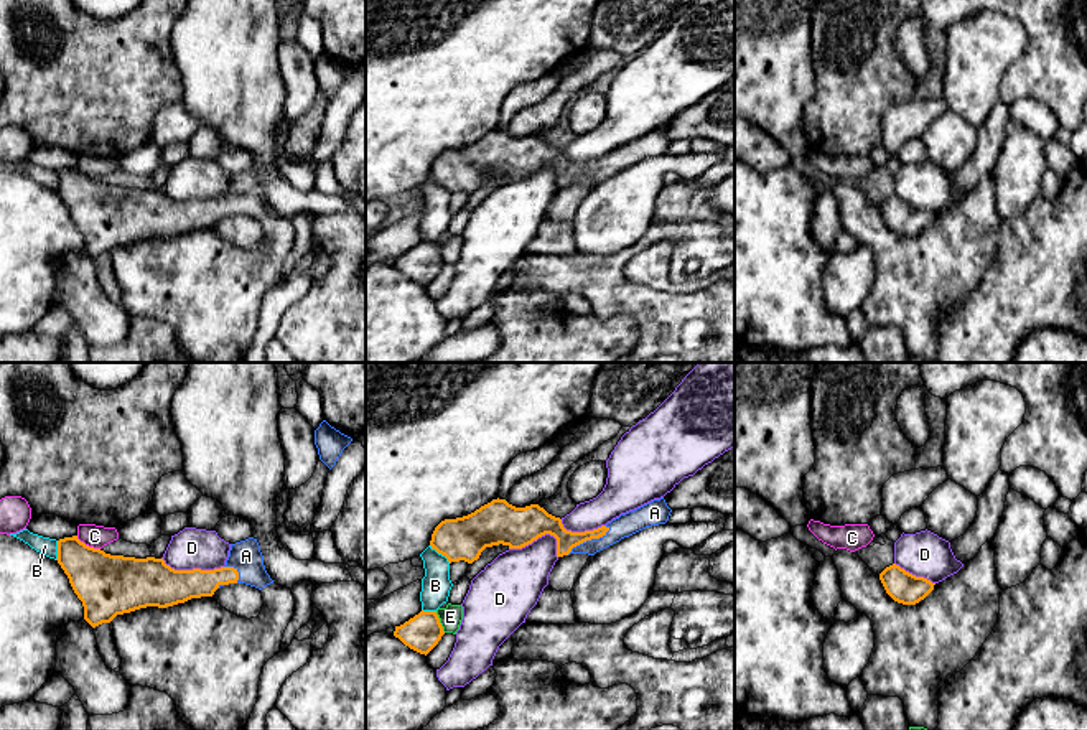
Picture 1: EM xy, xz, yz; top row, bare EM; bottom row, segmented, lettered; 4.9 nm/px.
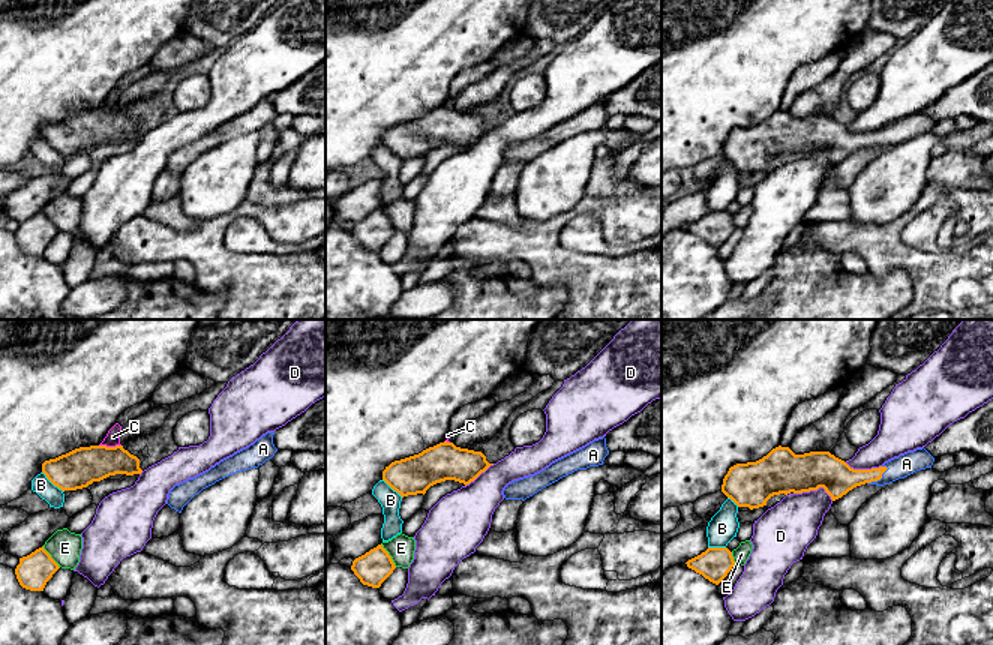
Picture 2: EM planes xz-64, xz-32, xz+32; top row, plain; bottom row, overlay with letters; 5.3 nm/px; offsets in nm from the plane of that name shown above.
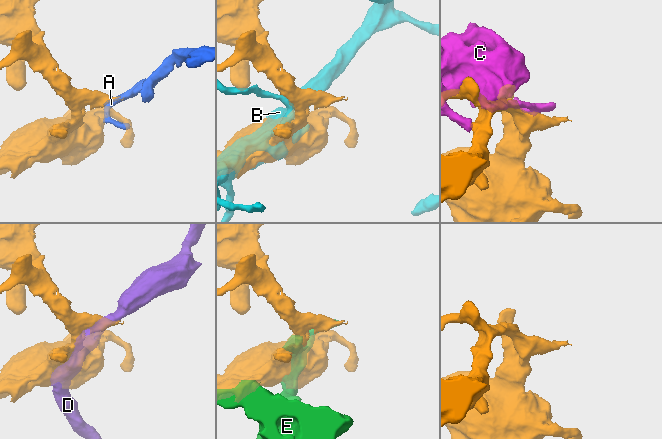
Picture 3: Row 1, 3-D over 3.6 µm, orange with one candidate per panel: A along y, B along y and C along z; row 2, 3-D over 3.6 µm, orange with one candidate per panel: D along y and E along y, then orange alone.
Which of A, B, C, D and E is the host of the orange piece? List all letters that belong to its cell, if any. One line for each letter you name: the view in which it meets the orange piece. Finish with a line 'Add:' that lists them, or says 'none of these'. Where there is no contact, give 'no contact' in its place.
A: meets orange in xz
Add: A

